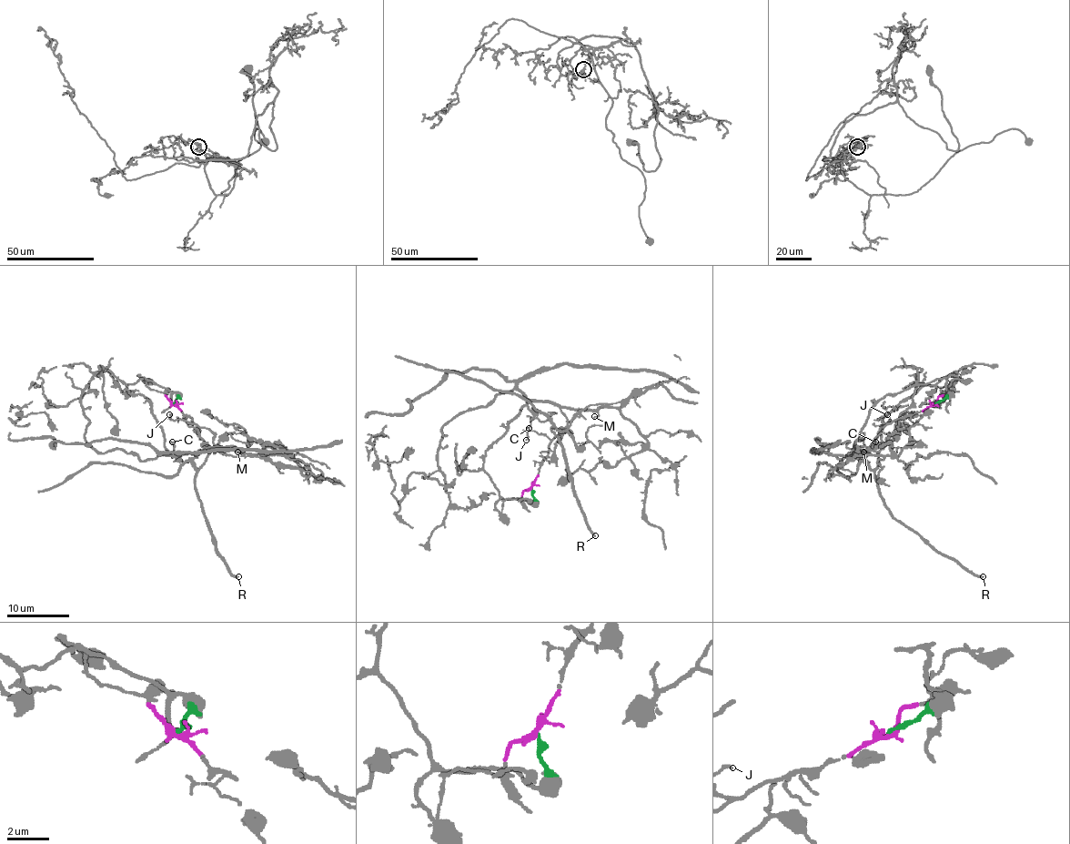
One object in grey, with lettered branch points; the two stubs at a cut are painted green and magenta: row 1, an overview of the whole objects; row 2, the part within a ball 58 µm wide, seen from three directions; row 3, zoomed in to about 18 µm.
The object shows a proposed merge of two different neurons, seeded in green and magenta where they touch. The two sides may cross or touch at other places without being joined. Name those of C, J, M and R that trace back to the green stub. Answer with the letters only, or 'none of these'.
M

